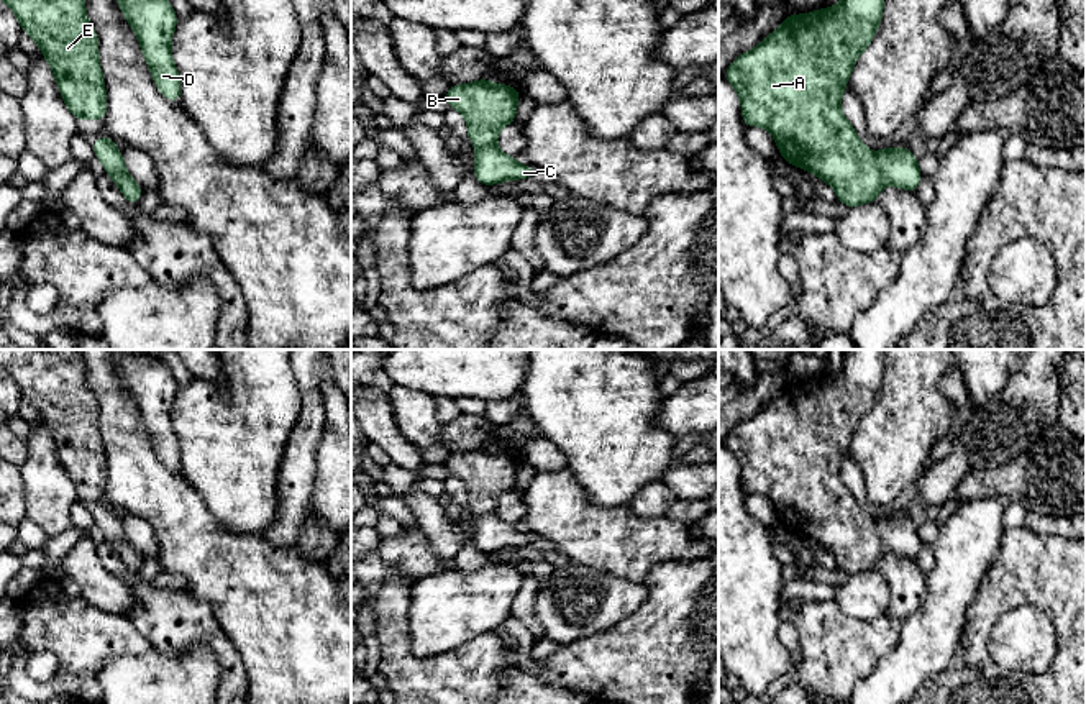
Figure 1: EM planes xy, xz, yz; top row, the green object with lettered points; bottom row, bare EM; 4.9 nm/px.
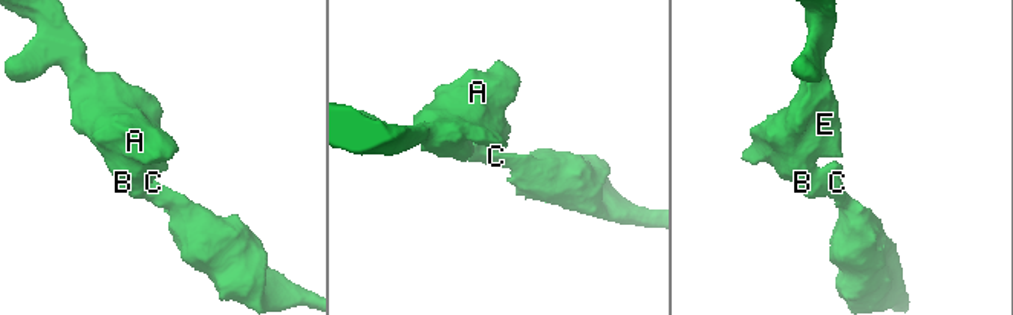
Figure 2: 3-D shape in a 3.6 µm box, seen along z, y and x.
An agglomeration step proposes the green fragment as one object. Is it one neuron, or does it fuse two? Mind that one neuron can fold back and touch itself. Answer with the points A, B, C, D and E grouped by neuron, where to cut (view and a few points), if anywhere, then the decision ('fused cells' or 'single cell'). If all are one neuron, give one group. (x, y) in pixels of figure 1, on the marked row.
A B C D E; no cut; single cell

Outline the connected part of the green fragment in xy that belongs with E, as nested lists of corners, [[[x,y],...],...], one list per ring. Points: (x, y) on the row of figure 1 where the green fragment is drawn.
[[[3,0],[39,46],[75,120],[103,120],[105,82],[98,38],[85,16],[85,0]]]

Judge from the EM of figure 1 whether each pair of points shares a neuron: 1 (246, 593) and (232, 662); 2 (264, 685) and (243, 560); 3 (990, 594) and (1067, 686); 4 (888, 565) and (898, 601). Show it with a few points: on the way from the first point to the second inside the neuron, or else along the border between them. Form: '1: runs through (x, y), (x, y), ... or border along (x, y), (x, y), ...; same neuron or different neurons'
1: border along (214, 616), (240, 658), (250, 685); different neurons
2: runs through (264, 653), (264, 599), (256, 591); same neuron
3: runs through (1026, 594), (1040, 594), (1068, 622), (1068, 650); same neuron
4: runs through (896, 573), (898, 593); same neuron

